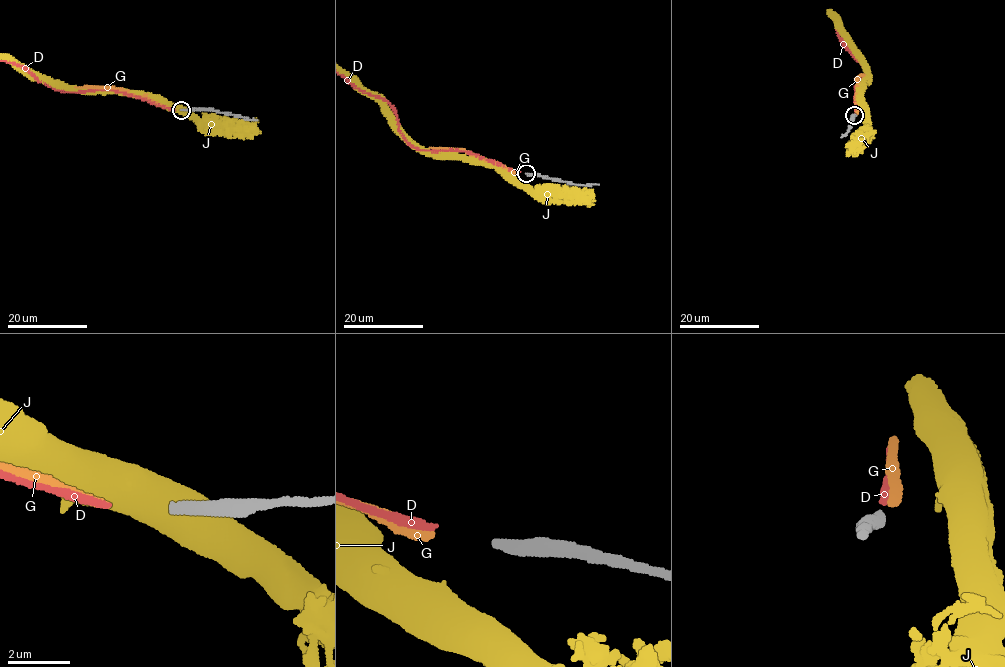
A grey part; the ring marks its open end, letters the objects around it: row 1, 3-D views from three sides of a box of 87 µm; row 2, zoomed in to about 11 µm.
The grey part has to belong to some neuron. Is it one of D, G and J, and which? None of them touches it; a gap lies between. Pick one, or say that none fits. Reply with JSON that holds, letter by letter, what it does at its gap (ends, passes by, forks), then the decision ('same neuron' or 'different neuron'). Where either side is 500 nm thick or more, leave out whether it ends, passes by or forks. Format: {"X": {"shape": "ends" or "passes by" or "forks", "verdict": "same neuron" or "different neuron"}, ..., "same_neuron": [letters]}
{"D": {"shape": "ends", "verdict": "different neuron"}, "G": {"shape": "ends", "verdict": "same neuron"}, "J": {"verdict": "different neuron"}, "same_neuron": ["G"]}

